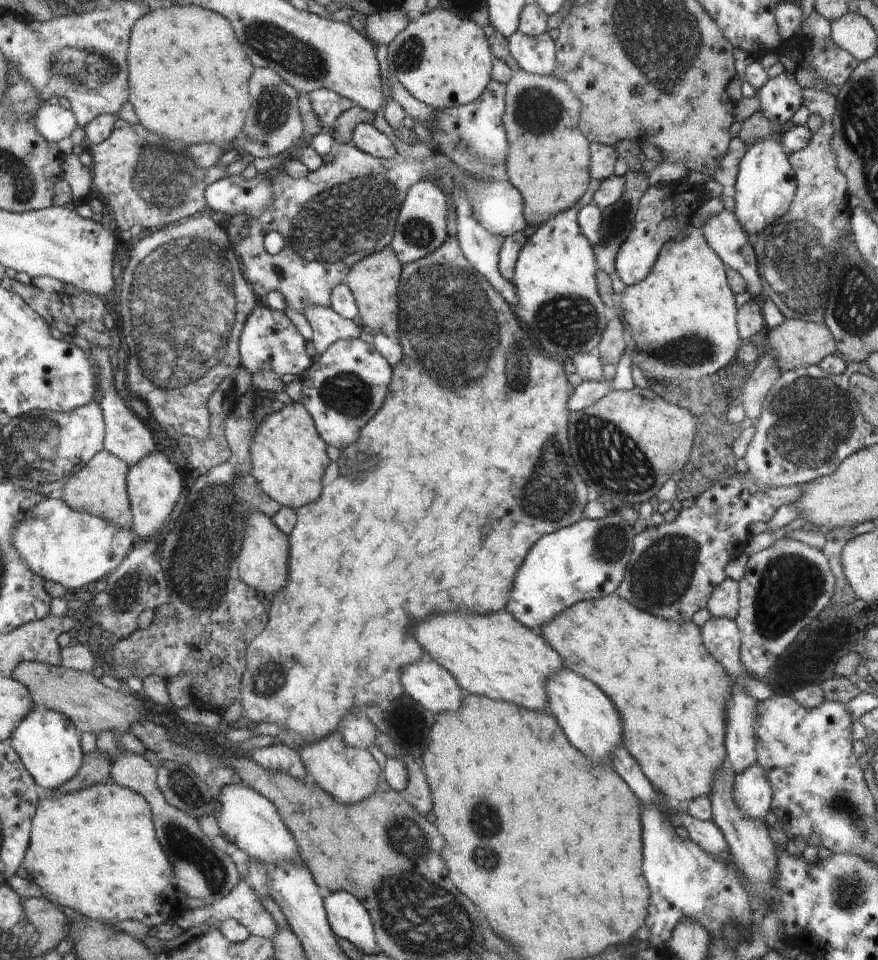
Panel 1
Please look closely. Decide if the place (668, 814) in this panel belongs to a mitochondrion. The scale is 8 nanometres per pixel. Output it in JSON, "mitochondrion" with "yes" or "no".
{"mitochondrion":"no"}

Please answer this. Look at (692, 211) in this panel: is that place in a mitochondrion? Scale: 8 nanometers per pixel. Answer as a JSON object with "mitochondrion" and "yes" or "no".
{"mitochondrion":"no"}

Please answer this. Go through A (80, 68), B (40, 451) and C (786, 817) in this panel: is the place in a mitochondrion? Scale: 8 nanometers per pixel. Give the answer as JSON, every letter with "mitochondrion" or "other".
{"A":"mitochondrion","B":"mitochondrion","C":"other"}

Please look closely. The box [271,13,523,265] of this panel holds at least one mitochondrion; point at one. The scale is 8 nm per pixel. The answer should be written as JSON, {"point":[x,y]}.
{"point":[411,53]}

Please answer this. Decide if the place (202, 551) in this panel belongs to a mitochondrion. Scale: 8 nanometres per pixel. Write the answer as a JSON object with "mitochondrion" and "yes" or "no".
{"mitochondrion":"yes"}

